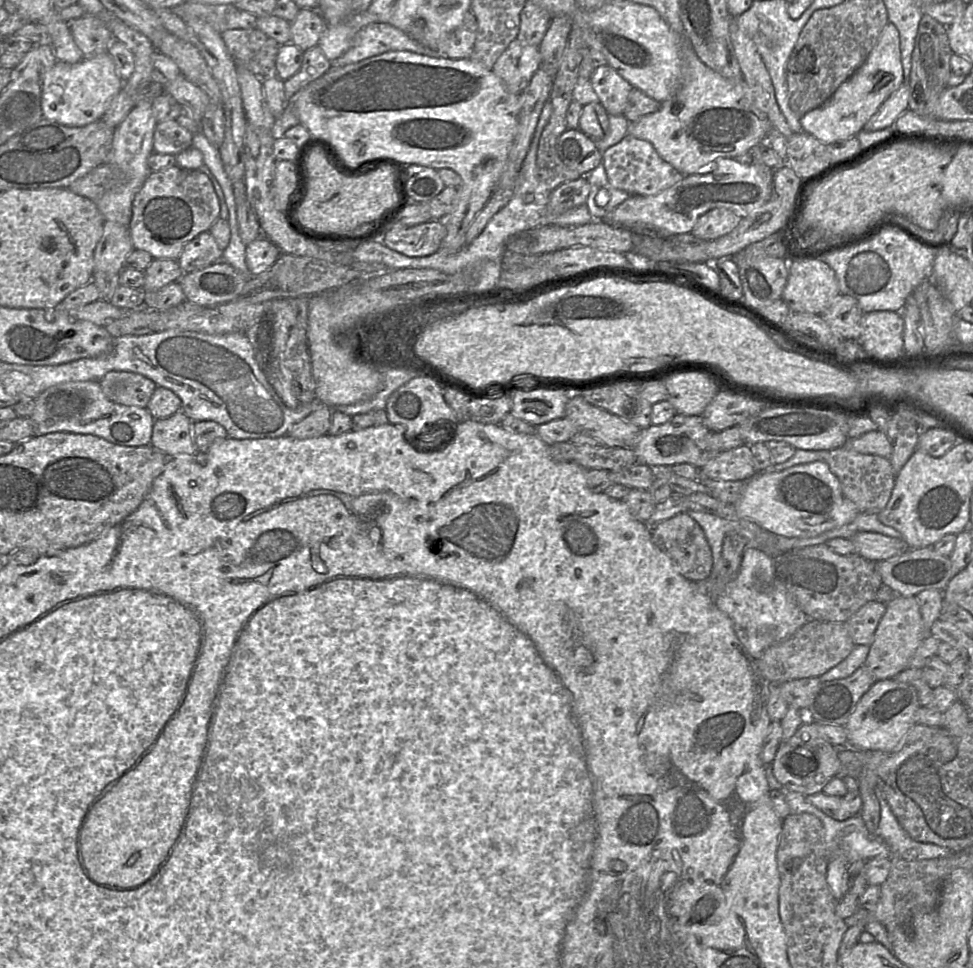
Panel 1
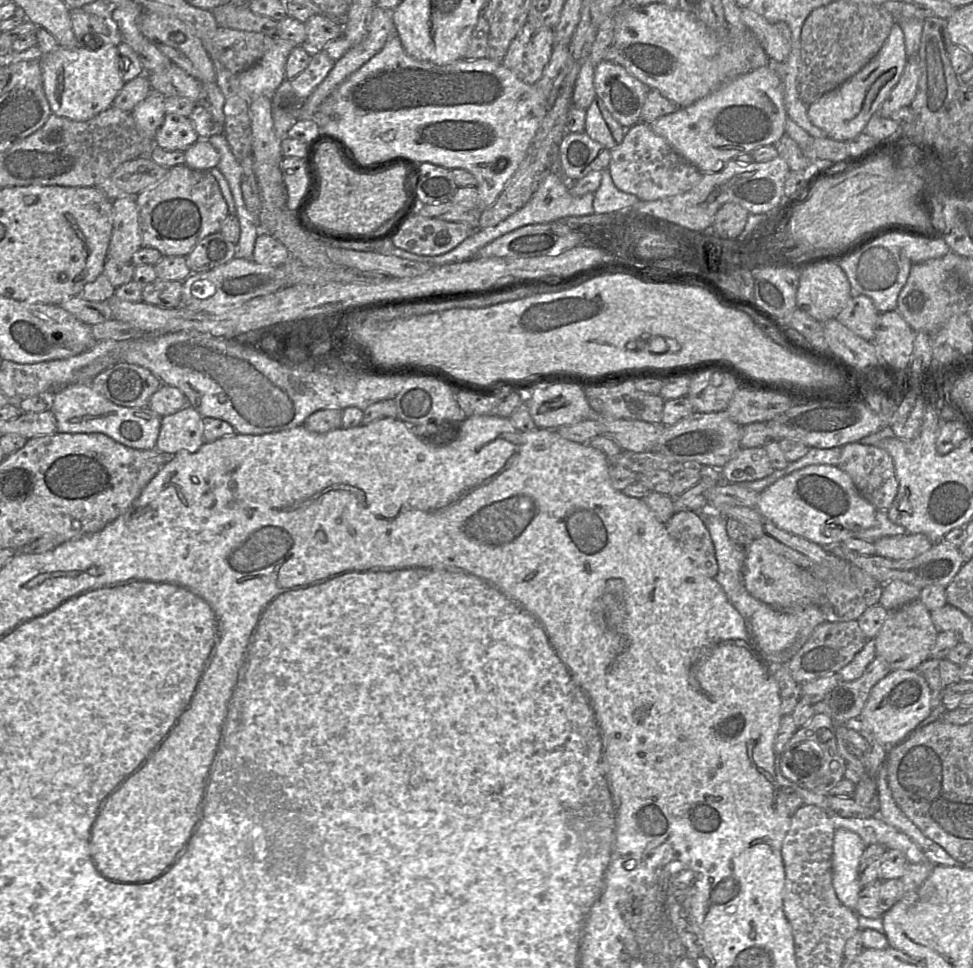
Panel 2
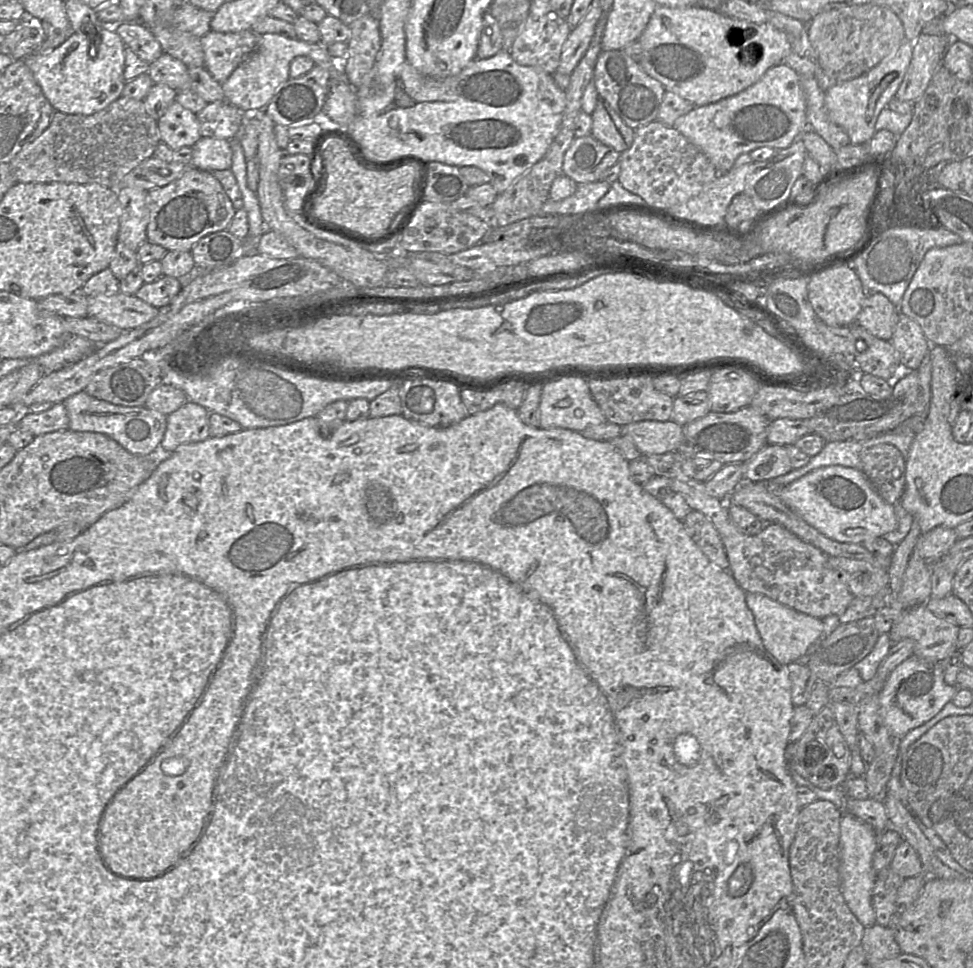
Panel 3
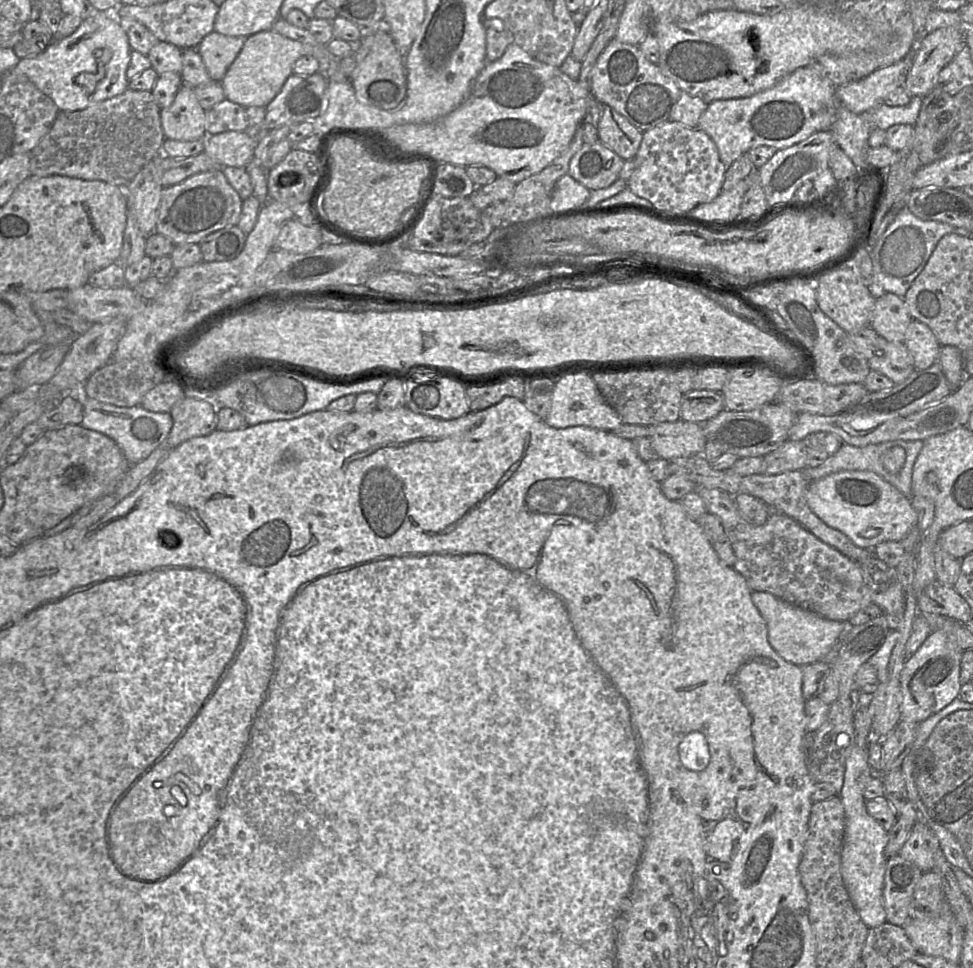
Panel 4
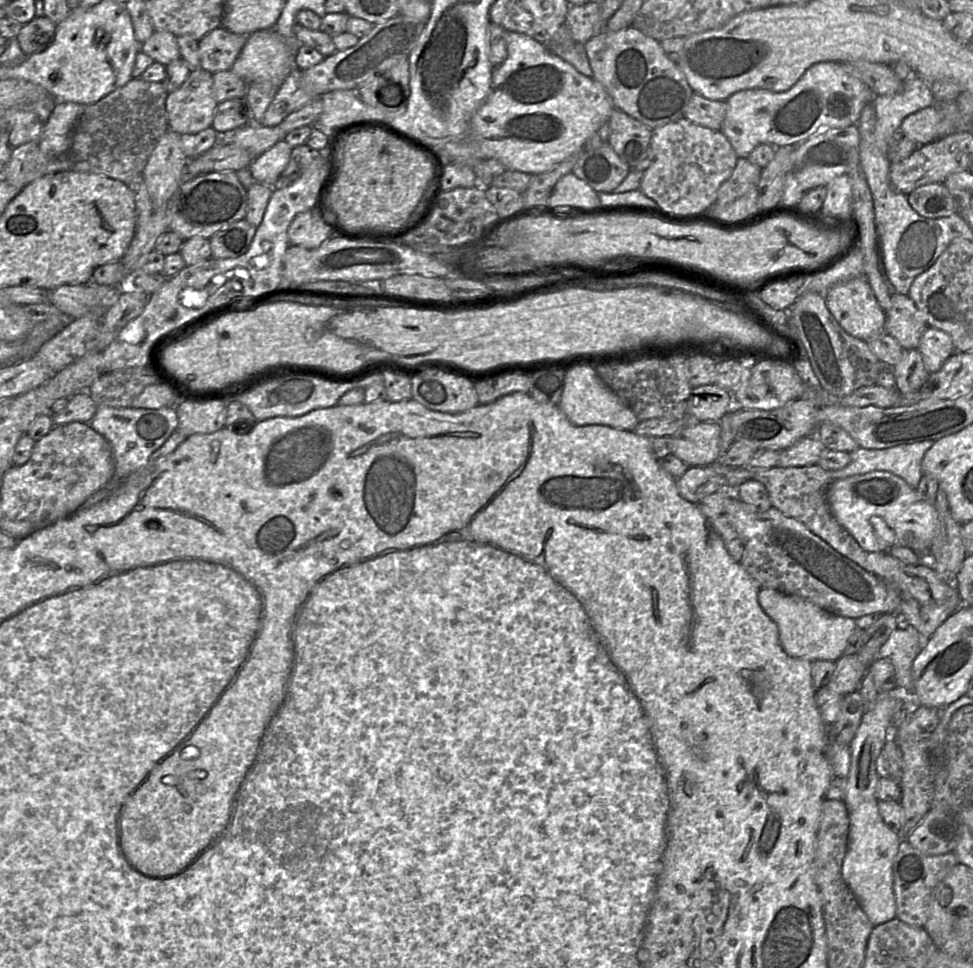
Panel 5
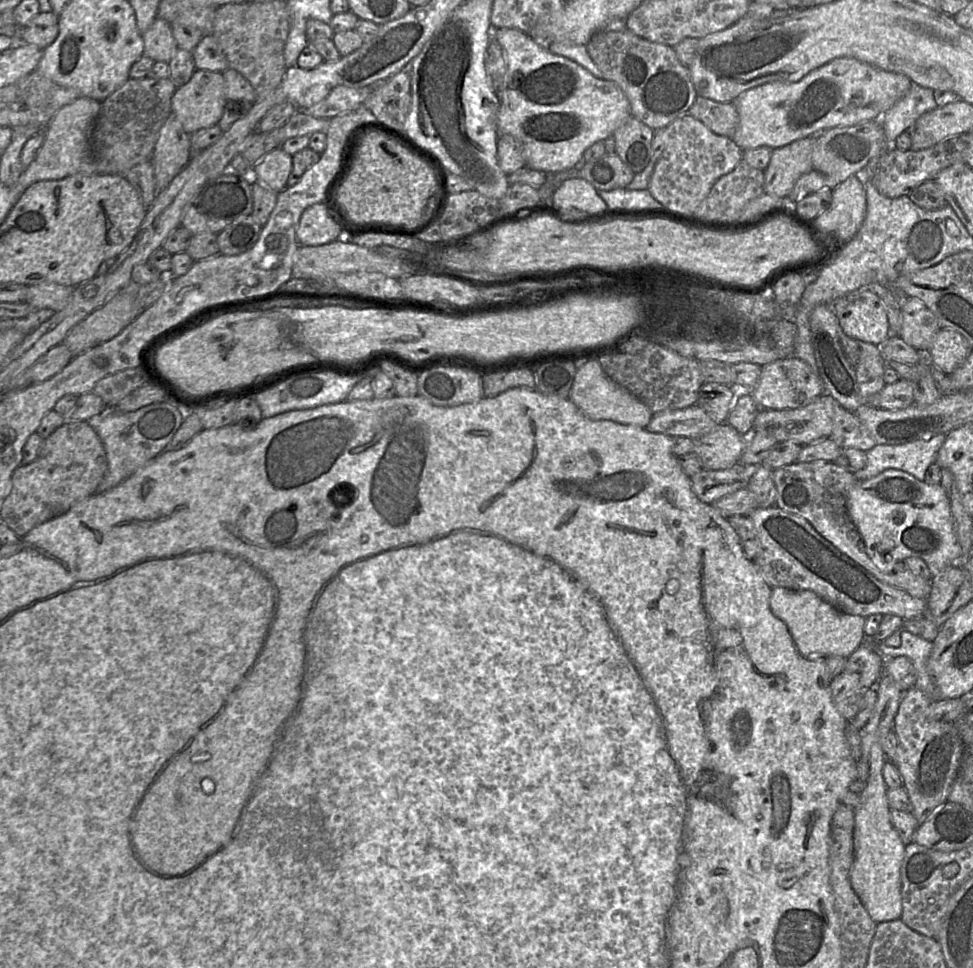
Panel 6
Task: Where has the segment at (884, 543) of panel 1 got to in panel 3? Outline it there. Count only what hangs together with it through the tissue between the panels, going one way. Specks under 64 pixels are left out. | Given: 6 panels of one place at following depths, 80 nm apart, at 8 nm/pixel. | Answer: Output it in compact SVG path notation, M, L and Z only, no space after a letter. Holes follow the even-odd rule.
M937 527L921 534L913 553L918 554L924 560L934 560L947 553L957 540L954 529Z

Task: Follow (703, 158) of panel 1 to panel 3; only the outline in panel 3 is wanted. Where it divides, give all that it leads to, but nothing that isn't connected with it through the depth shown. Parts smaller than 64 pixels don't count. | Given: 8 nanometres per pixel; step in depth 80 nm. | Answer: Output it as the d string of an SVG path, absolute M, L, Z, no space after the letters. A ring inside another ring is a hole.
M784 63L777 64L747 89L718 102L695 107L678 118L673 127L705 154L718 174L726 173L739 155L760 147L787 148L807 129L802 78Z

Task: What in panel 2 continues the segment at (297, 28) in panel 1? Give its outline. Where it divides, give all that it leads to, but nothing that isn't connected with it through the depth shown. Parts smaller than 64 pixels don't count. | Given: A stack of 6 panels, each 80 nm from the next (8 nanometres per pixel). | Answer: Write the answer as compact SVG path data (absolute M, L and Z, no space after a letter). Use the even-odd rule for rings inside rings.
M313 15L304 24L307 39L306 43L299 46L304 46L310 54L313 51L322 51L330 41L343 36L343 26L326 16Z

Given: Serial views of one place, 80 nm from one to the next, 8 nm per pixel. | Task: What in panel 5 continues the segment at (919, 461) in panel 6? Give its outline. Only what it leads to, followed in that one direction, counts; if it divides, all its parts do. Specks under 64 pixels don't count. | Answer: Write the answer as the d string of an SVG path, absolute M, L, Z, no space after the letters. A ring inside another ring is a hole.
M920 441L883 449L858 448L850 453L850 463L842 469L831 470L833 480L872 471L887 471L902 478L917 489L923 476L921 464L934 441Z

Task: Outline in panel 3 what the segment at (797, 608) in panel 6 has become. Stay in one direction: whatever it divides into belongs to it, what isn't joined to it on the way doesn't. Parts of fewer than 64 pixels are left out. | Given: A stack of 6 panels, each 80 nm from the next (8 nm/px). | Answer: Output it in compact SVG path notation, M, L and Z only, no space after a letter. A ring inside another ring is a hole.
M746 593L746 604L767 652L781 664L788 665L807 657L816 643L826 634L822 621L784 606L762 594Z

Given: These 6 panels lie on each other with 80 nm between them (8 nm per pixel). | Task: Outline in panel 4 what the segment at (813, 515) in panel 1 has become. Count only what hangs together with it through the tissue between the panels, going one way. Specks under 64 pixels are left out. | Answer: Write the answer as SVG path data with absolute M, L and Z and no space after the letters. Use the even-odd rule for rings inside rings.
M840 471L809 484L806 500L811 511L827 526L845 534L856 546L872 550L886 541L901 542L918 525L919 515L911 497L903 495L895 486L871 471Z

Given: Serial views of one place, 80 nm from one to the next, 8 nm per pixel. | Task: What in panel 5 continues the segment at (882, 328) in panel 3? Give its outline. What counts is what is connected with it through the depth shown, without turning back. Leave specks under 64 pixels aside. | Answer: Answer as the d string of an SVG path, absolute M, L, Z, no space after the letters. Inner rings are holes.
M891 294L891 307L885 311L885 332L893 336L904 349L917 349L928 326L925 315L907 295Z

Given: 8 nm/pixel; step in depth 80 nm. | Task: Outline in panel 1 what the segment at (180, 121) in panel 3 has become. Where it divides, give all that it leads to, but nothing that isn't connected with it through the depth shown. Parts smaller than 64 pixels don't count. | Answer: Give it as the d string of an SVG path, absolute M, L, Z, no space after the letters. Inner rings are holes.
M176 120L158 122L153 135L153 152L177 155L192 145L193 134Z

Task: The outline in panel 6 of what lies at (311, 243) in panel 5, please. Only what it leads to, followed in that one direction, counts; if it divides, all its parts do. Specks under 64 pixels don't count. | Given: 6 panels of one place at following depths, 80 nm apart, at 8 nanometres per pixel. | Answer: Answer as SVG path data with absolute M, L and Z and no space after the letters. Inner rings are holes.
M321 202L303 211L296 229L296 238L299 245L319 246L340 239L341 230Z

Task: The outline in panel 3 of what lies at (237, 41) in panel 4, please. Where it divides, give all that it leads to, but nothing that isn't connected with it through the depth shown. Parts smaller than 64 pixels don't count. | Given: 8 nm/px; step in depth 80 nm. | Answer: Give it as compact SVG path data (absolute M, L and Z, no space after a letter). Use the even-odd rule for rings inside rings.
M251 30L236 33L210 31L200 39L205 68L217 82L223 83L256 49L259 35Z

